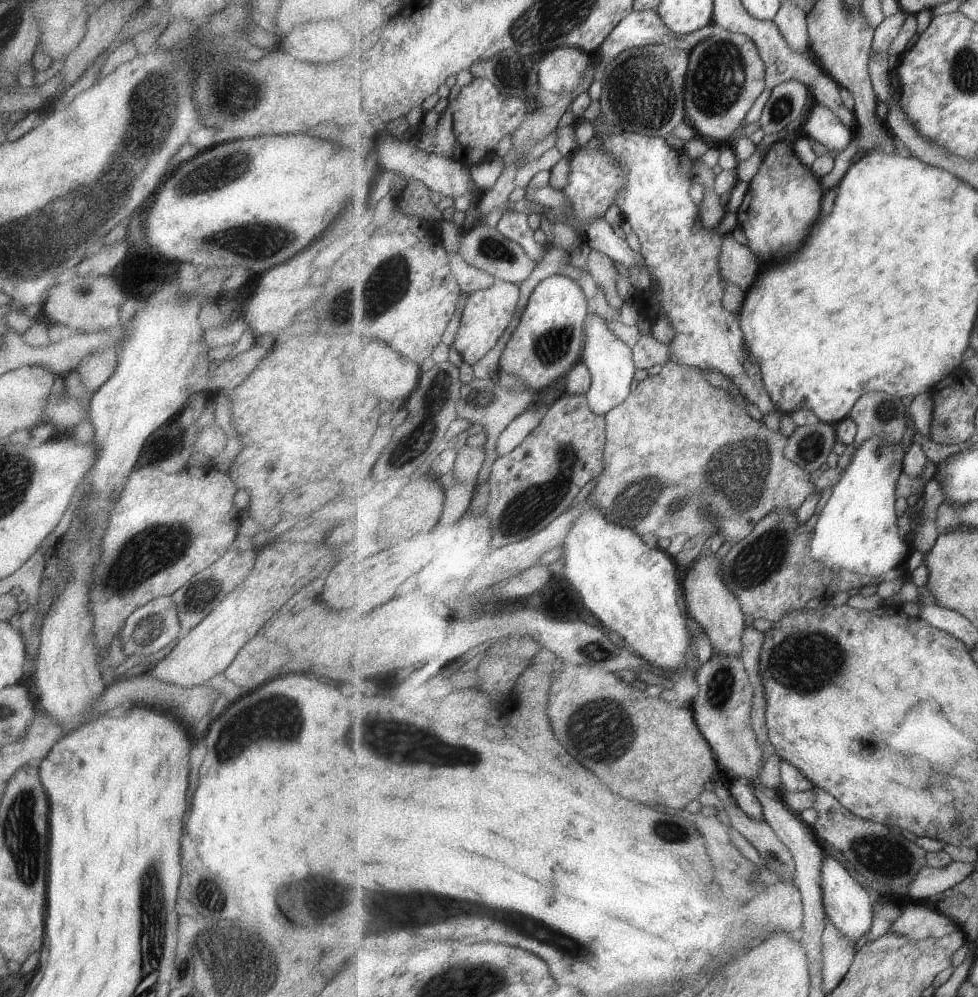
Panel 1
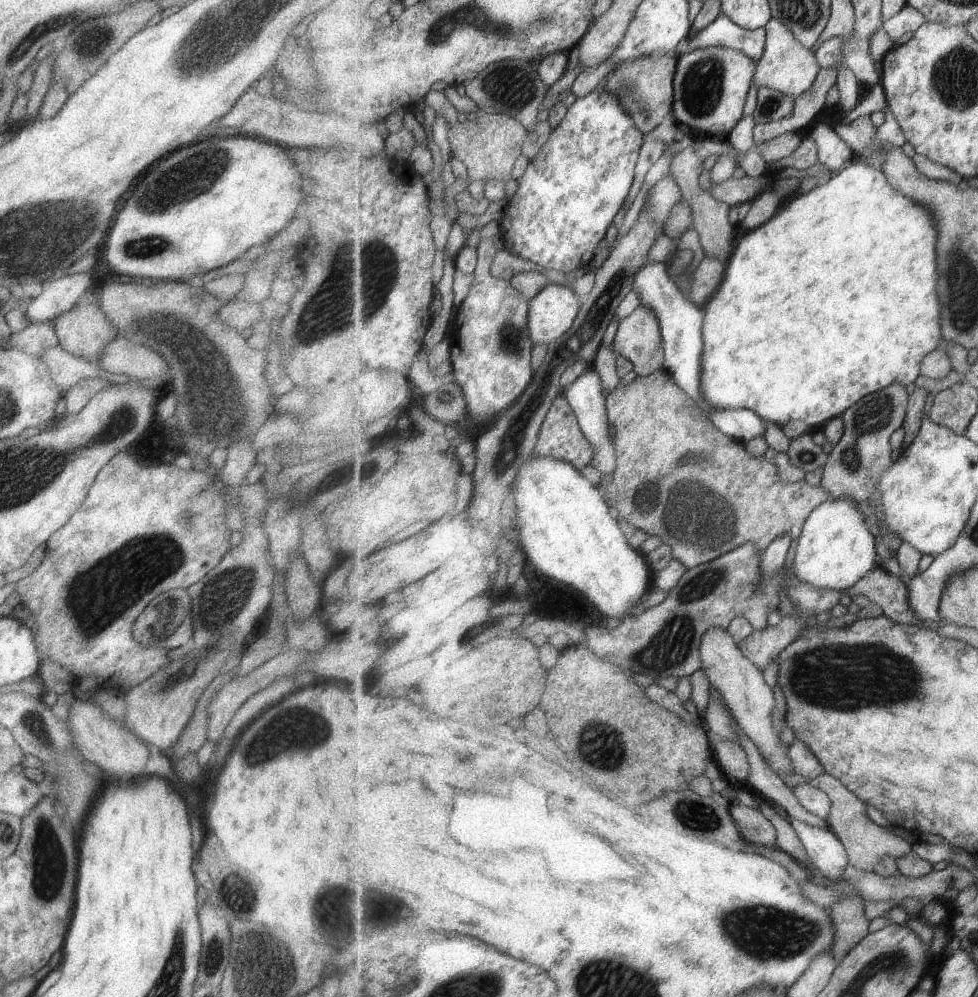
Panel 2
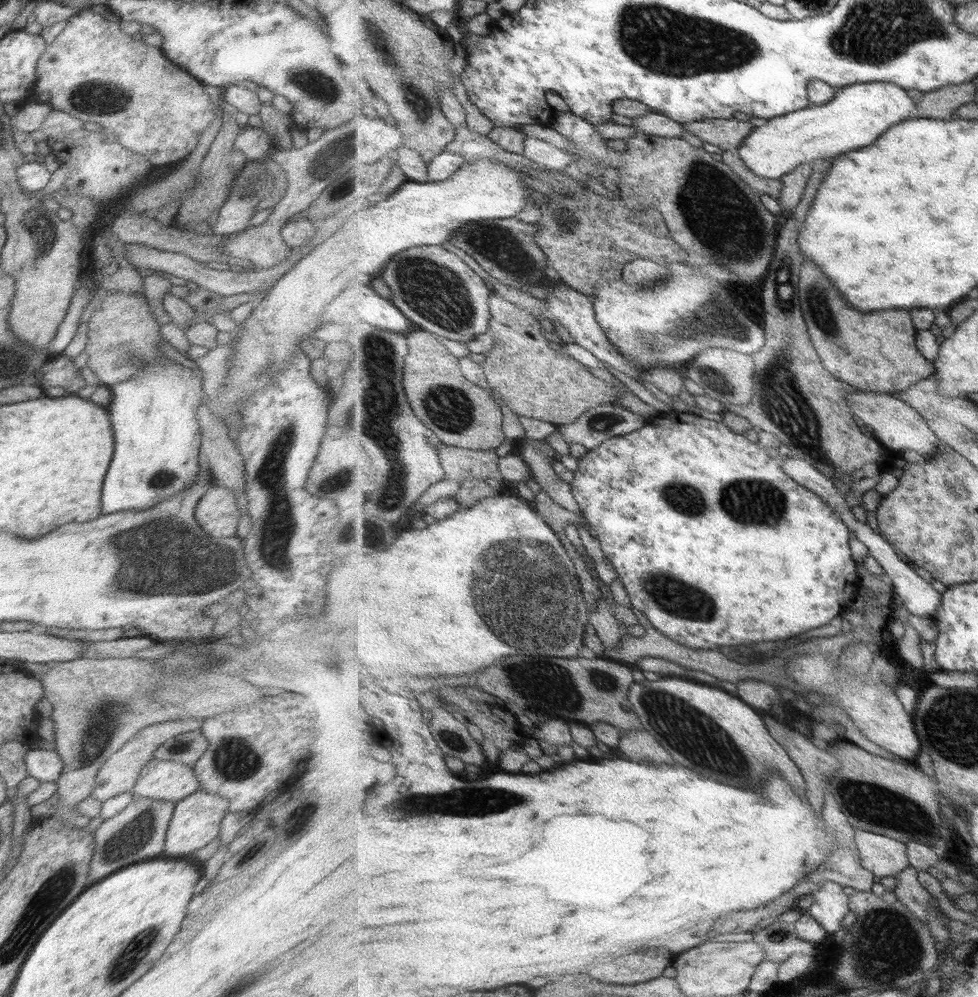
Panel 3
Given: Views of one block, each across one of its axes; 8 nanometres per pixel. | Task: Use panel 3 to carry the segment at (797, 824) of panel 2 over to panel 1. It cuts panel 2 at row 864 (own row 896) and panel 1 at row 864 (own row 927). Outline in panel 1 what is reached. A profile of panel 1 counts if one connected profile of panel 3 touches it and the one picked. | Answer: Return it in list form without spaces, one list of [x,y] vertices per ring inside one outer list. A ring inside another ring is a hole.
[[[826,855],[821,870],[823,878],[823,898],[828,918],[833,921],[839,932],[849,936],[849,940],[857,942],[861,936],[867,934],[873,922],[873,902],[869,892],[855,880],[854,876],[845,870],[846,865],[831,855]]]

